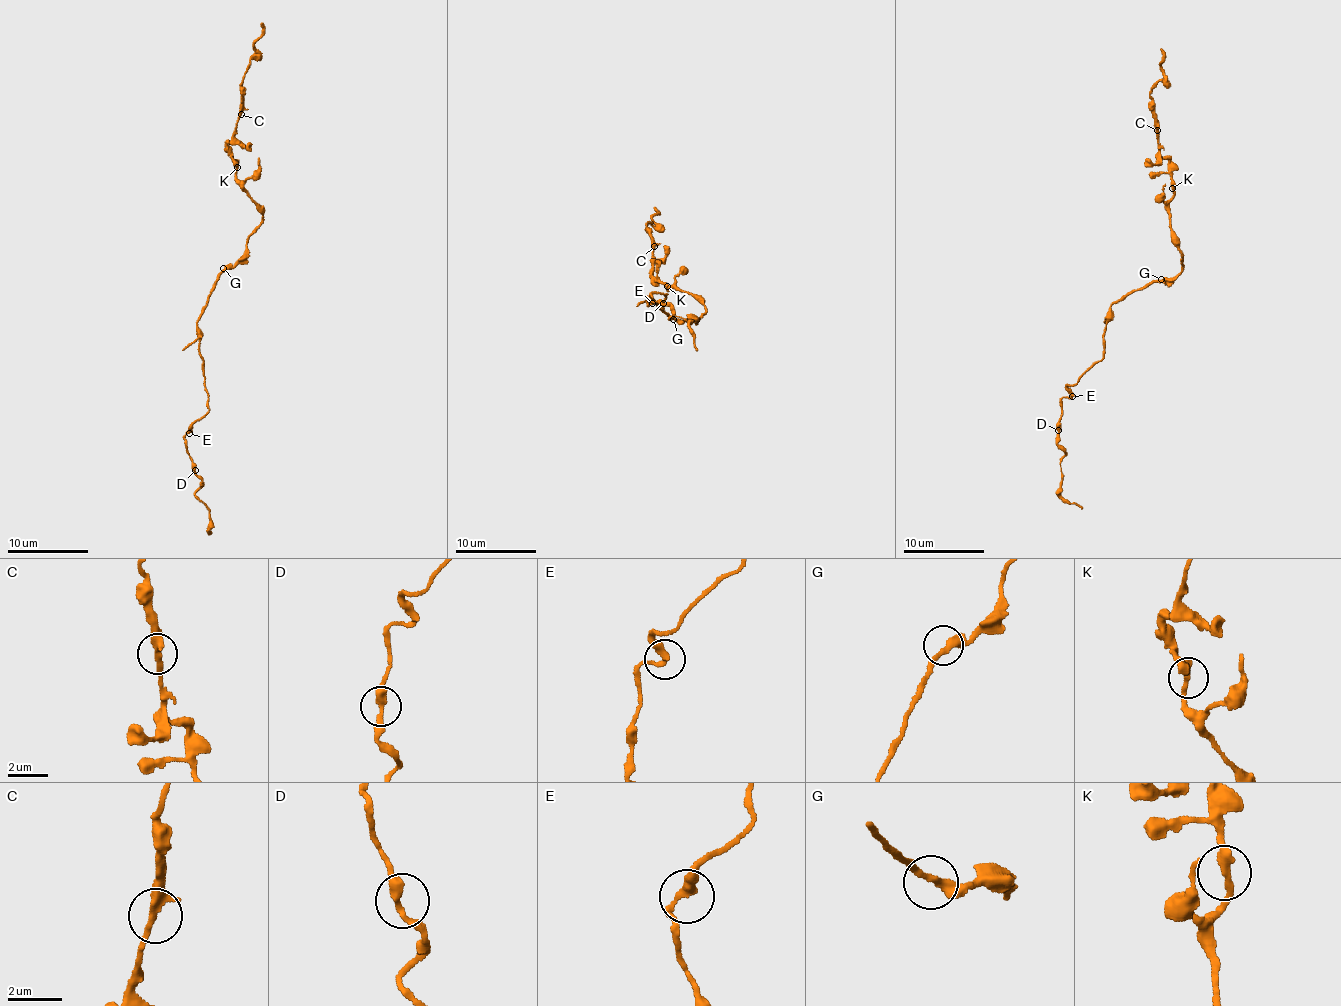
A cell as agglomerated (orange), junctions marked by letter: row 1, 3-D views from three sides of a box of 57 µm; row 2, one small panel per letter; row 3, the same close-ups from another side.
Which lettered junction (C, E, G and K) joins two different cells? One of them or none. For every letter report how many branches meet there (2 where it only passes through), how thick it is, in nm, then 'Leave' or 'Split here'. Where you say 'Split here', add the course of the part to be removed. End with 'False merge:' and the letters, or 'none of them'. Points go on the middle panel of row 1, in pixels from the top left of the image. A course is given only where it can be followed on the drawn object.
C: Branches: 2. Thickness 320 nm. Leave
E: Branches: 2. Thickness 300 nm. Leave
G: Branches: 2. Thickness 320 nm. Leave
K: Branches: 2. Thickness 320 nm. Leave
False merge: none of them

